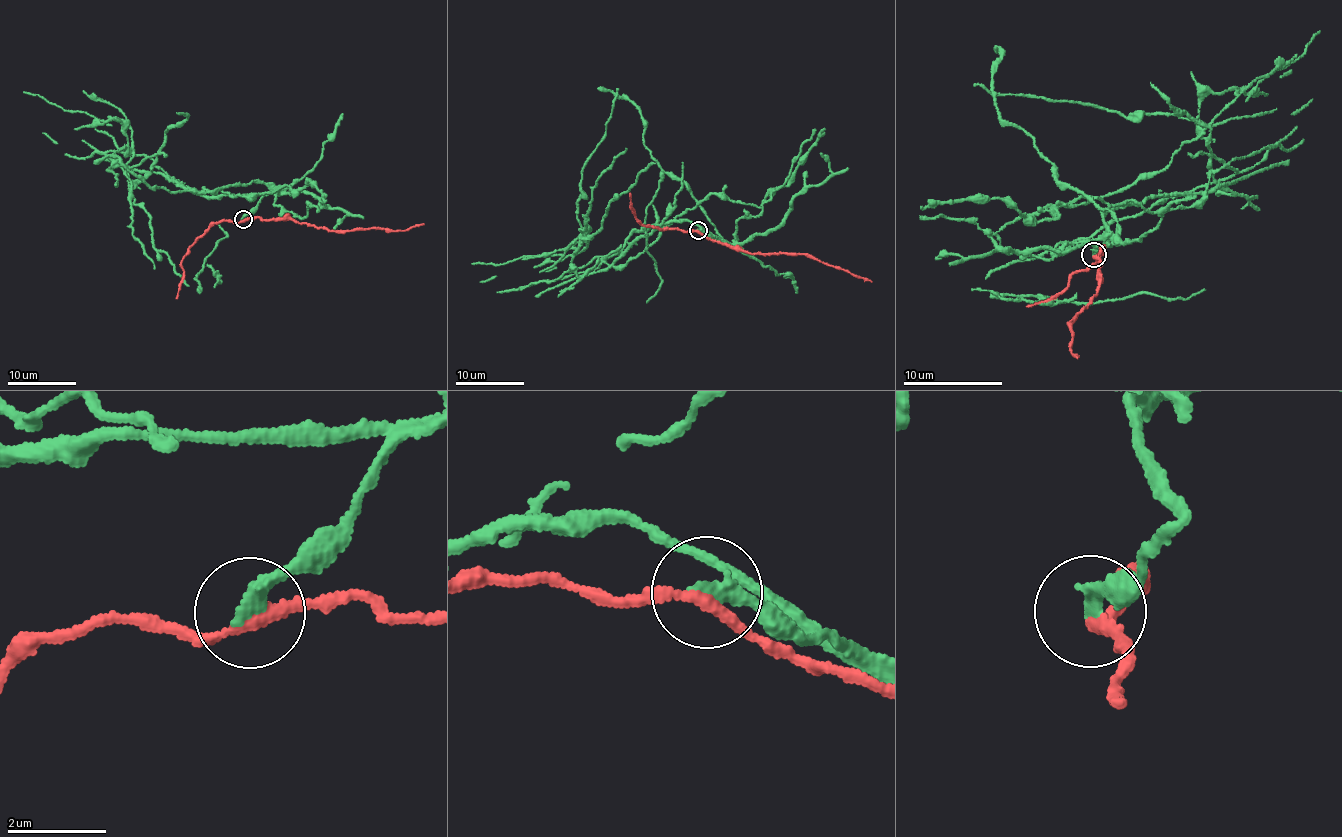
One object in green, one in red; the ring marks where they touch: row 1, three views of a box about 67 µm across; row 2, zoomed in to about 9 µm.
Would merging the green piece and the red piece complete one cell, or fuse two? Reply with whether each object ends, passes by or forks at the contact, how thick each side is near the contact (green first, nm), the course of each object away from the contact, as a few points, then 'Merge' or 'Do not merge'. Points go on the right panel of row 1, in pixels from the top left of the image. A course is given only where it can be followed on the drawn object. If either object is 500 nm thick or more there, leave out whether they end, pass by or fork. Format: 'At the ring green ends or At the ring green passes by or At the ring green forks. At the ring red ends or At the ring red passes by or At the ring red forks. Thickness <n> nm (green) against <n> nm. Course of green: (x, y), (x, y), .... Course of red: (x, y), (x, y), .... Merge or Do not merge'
At the ring green ends. At the ring red passes by. Thickness 280 nm (green) against 220 nm. Course of green: (1094, 254), (1109, 206), (1226, 184), (1021, 257), (986, 277), (990, 292), (1094, 304), (1204, 288). Course of red: (1094, 256), (1101, 262), (1096, 280), (1099, 283), (1087, 304), (1067, 326), (1073, 331), (1071, 354), (1078, 357). Do not merge

